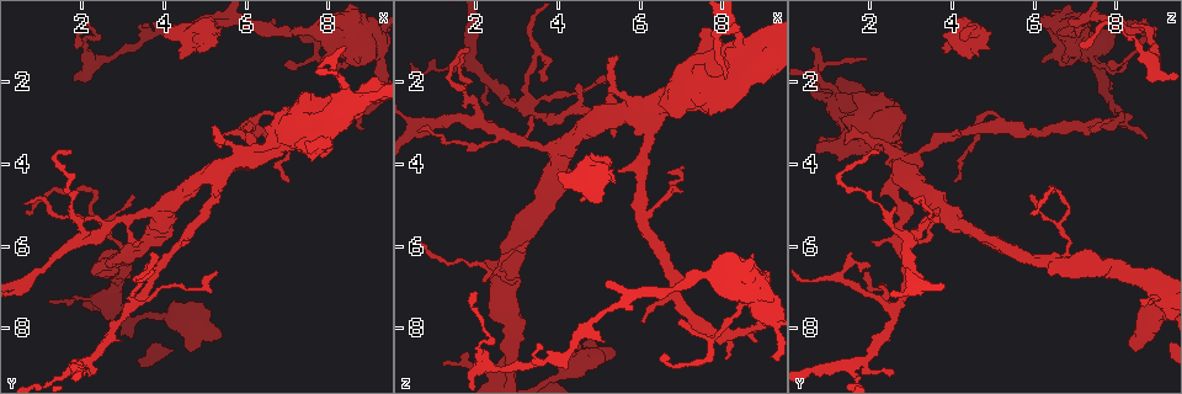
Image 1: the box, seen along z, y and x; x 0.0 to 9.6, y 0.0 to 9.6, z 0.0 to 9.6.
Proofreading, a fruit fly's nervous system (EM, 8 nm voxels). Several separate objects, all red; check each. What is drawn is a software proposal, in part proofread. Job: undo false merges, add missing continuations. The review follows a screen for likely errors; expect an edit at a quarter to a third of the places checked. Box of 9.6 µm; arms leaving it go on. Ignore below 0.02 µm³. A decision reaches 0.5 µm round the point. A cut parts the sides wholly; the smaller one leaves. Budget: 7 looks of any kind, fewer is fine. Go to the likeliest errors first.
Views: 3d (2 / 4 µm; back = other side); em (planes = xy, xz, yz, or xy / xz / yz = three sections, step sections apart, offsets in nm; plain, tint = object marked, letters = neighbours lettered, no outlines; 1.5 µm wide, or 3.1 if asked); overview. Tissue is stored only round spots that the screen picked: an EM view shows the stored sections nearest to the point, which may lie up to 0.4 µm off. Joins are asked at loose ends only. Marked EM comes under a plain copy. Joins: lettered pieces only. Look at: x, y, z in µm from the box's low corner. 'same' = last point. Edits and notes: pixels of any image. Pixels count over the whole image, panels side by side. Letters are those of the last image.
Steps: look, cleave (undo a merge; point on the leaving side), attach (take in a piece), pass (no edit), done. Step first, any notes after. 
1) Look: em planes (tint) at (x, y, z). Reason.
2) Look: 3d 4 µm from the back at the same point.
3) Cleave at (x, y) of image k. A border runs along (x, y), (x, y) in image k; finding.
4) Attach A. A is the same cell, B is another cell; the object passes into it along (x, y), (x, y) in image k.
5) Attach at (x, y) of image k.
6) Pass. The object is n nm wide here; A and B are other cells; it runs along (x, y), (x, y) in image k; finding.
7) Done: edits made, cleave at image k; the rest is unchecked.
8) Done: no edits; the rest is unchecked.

Look: 3d 2 µm at (4.35, 1.50, 4.40).

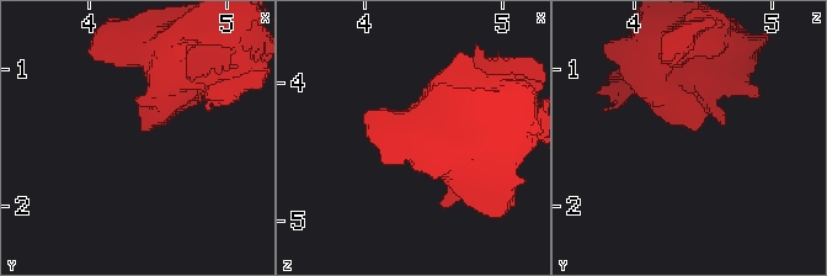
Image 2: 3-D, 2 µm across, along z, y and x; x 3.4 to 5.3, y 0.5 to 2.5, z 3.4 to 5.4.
Look: em planes (letters) at (4.38, 1.44, 4.44).

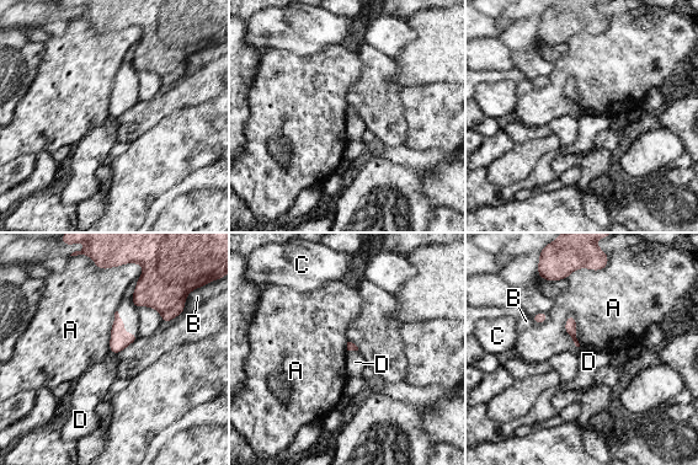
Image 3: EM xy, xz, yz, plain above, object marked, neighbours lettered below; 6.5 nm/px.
Pass. A, B, C and D are other cells; a border runs along (569, 314), (575, 319), (579, 347) in image 3; none of them fits.

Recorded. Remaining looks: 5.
Look: em planes (letters) at (3.50, 0.60, 8.30). Tapers out.

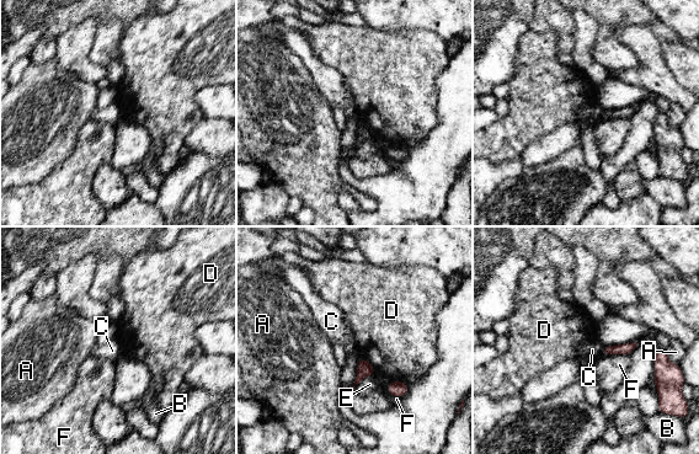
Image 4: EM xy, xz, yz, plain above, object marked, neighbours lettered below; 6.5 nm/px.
Pass. The longest contact is with F, 180 nm; A, B, C, D, E and F are other cells; a border runs along (604, 346), (602, 354) in image 4; no lettered piece goes on from it.

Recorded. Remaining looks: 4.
Look: 3d 2 µm from the back at (3.40, 5.90, 2.90). Thin end.

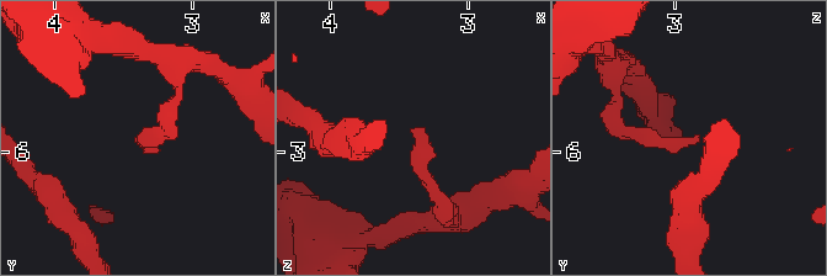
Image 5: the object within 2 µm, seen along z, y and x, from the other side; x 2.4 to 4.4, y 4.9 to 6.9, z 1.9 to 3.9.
Look: em planes (letters) at (3.38, 5.88, 2.88).

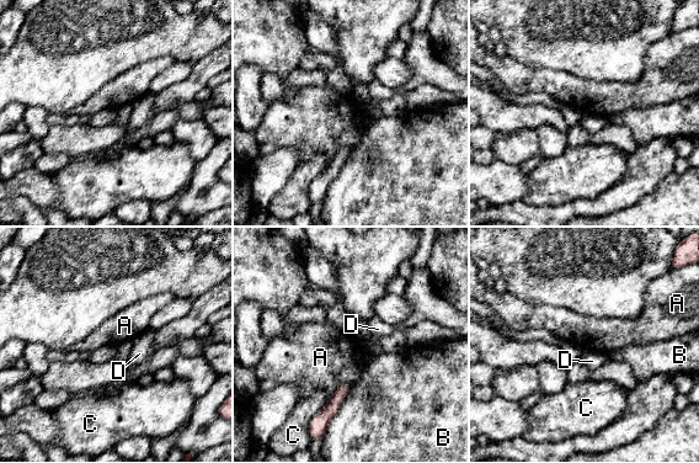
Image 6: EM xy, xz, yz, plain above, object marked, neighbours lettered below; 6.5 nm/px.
Pass. A, B, C and D are other cells; none of them fits.

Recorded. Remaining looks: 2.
Done: no edits; the rest is unchecked.

